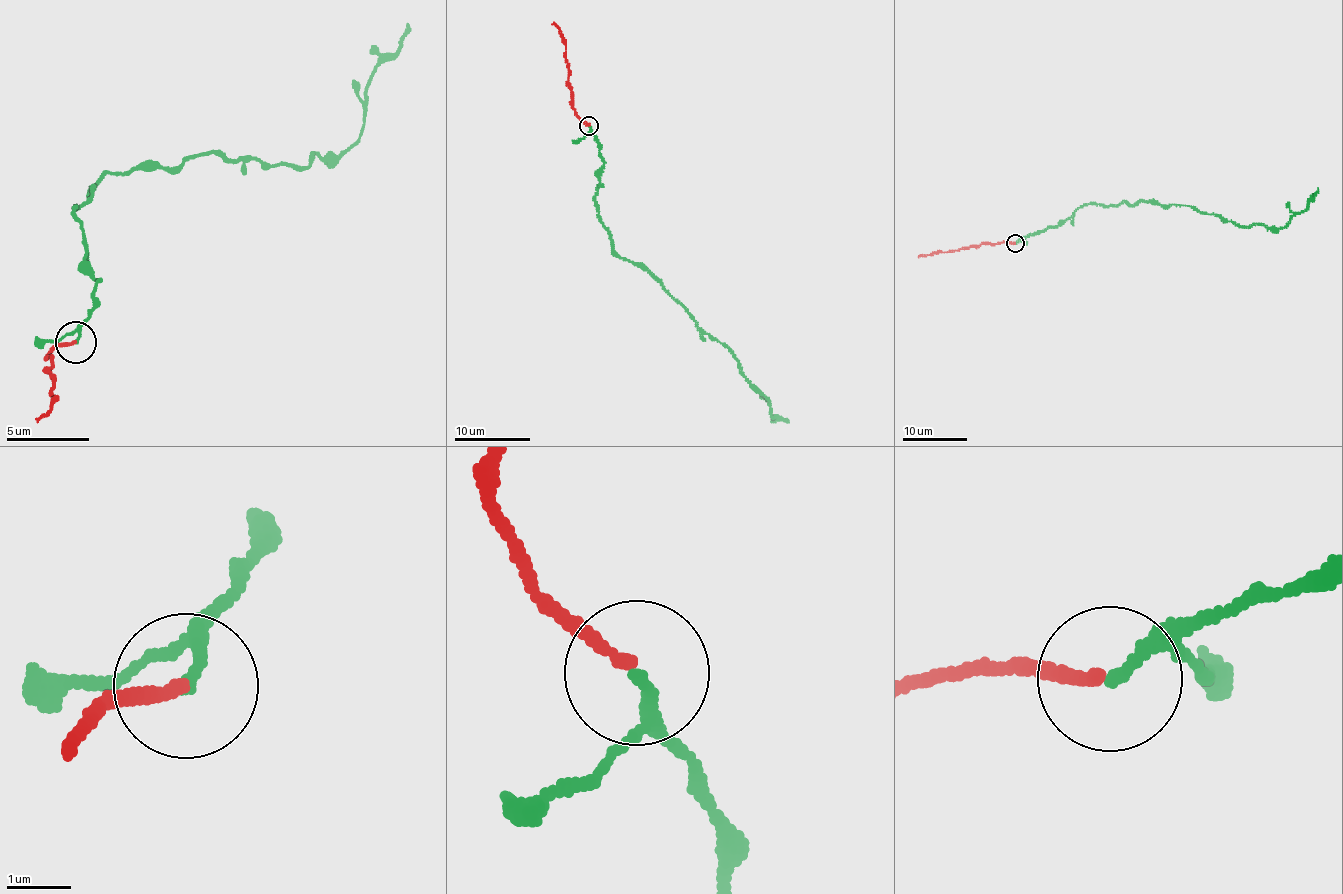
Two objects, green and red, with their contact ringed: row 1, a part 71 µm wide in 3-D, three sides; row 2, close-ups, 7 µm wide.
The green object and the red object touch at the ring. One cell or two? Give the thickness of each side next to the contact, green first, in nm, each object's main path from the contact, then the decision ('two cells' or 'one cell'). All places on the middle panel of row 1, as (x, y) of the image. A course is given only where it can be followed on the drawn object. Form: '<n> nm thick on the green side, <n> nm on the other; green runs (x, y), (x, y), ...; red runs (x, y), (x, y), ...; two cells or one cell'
200 nm thick on the green side, 200 nm on the other; green runs (589, 125), (604, 168), (595, 196), (613, 250), (640, 263), (727, 347), (772, 417), (786, 421); red runs (589, 125), (573, 107), (566, 39), (554, 22); one cell

